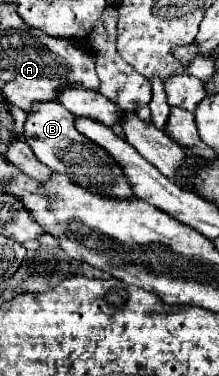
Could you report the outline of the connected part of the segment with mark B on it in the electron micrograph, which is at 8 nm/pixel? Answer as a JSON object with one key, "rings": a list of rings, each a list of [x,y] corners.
{"rings":[[[56,100],[34,102],[32,110],[28,112],[26,124],[24,124],[24,138],[28,146],[32,148],[34,156],[42,164],[46,164],[52,172],[64,172],[76,184],[92,192],[98,192],[110,198],[132,198],[134,192],[126,184],[118,164],[114,164],[114,160],[110,160],[110,156],[106,156],[106,152],[102,152],[102,148],[98,148],[92,140],[86,140],[86,136],[82,136],[74,128],[74,120],[76,116],[66,112],[66,108],[62,108],[62,104],[58,104]]]}

